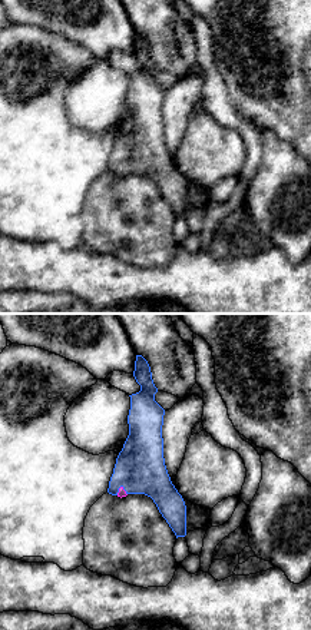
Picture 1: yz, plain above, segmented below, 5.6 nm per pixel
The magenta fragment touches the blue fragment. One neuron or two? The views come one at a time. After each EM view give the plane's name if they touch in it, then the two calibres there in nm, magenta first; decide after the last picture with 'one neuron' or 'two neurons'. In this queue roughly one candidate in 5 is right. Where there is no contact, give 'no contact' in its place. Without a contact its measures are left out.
contact in yz; calibres 50 and 280 nm

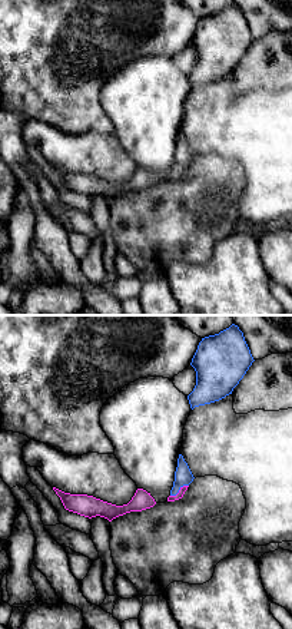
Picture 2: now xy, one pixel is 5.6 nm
contact in xy; calibres 40 and 100 nm

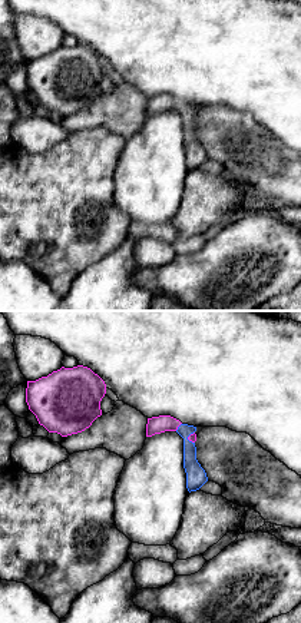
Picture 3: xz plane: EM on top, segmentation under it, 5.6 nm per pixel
contact in xz; calibres 100 and 90 nm

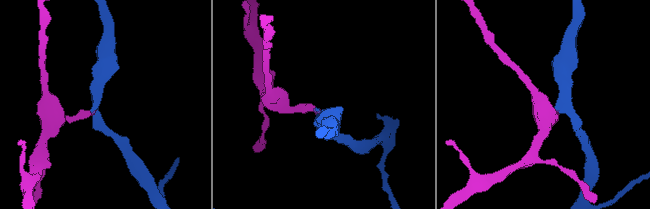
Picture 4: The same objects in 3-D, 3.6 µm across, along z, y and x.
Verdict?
one neuron

